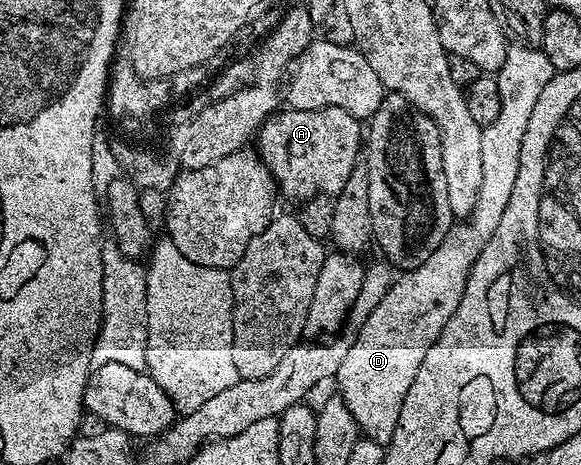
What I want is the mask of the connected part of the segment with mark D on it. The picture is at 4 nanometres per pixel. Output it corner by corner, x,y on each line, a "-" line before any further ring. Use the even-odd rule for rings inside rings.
425,260
419,266
406,271
403,278
396,277
392,281
389,292
381,296
381,304
369,312
365,324
355,335
349,353
335,373
334,381
339,382
338,397
349,408
353,420
359,425
359,433
364,439
372,438
375,442
386,444
390,442
393,432
397,428
397,420
401,416
401,404
409,392
409,384
415,382
417,368
423,366
425,352
429,352
431,345
441,336
445,324
455,317
457,306
453,306
453,290
447,290
447,268
445,266
427,266

